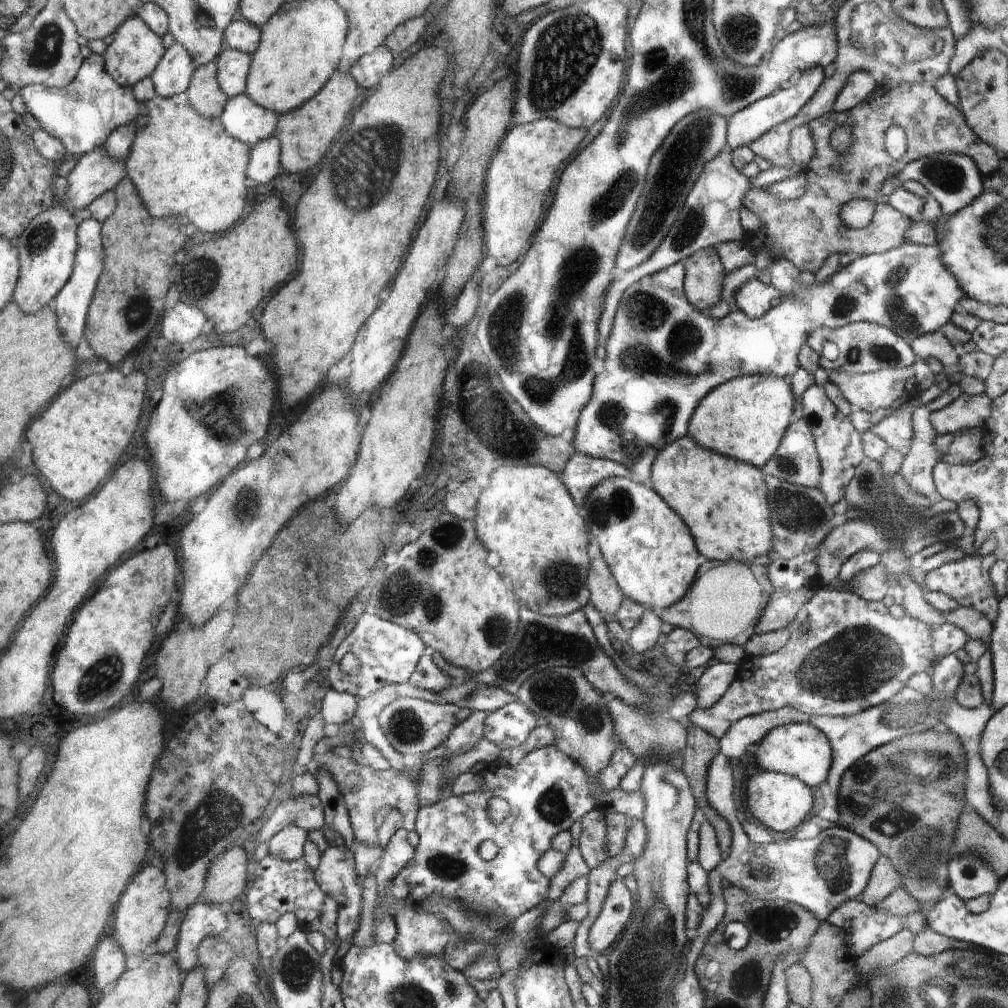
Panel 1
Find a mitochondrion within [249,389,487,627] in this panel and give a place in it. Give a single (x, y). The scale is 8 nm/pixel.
(406, 590)

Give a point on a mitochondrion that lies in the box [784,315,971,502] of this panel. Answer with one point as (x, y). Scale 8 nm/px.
(885, 353)

